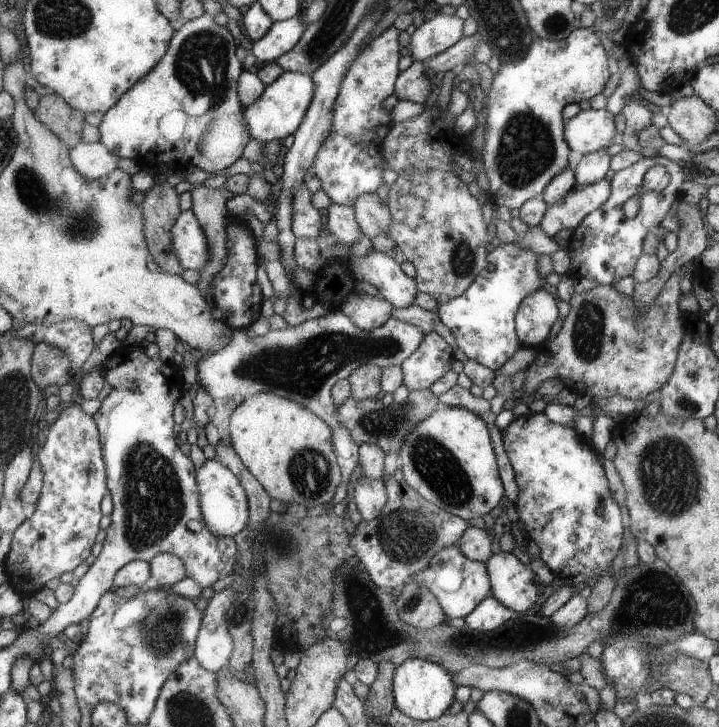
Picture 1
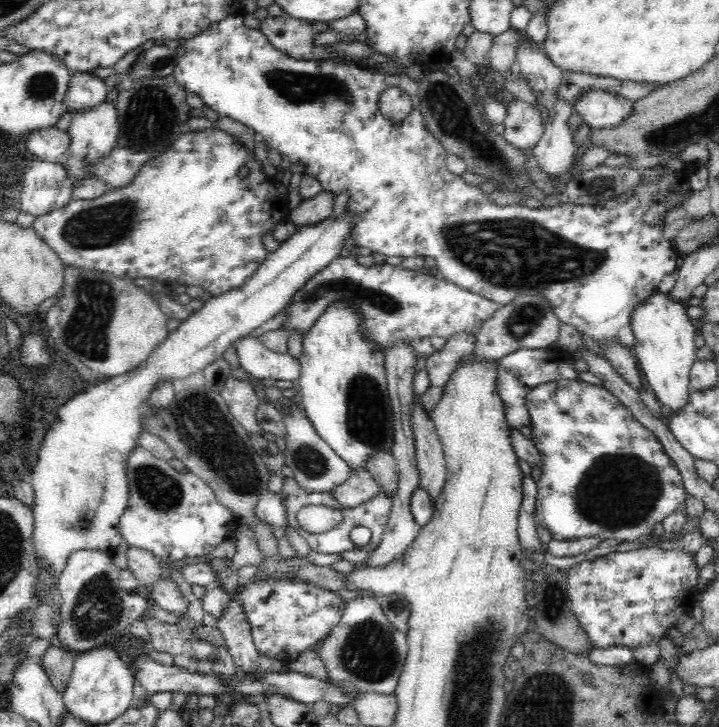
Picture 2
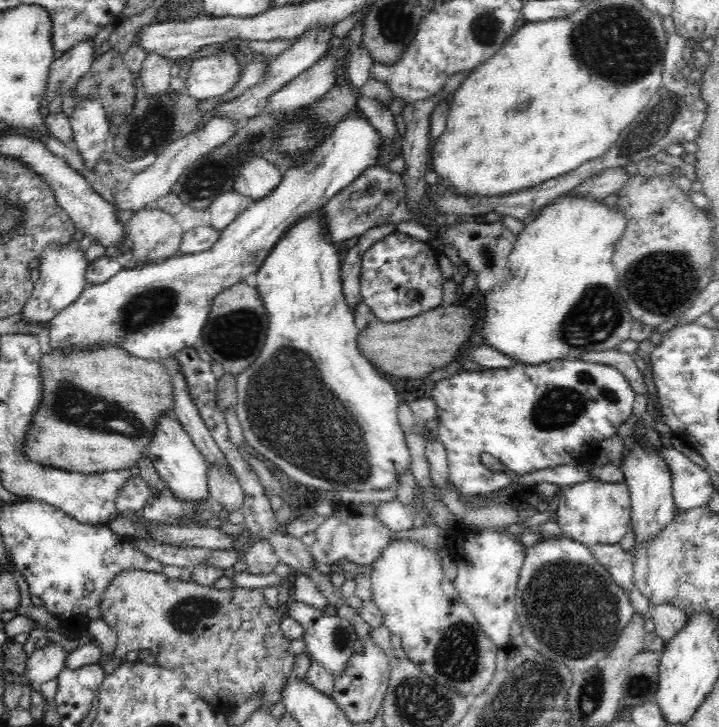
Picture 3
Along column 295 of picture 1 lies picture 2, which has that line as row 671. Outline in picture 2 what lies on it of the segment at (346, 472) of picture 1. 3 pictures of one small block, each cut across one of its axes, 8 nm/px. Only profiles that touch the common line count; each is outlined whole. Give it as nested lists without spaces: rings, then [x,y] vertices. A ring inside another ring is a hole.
[[[357,597],[346,603],[341,620],[331,629],[330,636],[322,641],[320,657],[328,680],[336,684],[350,682],[361,692],[394,695],[408,650],[406,633],[398,632],[390,624],[379,601]]]

